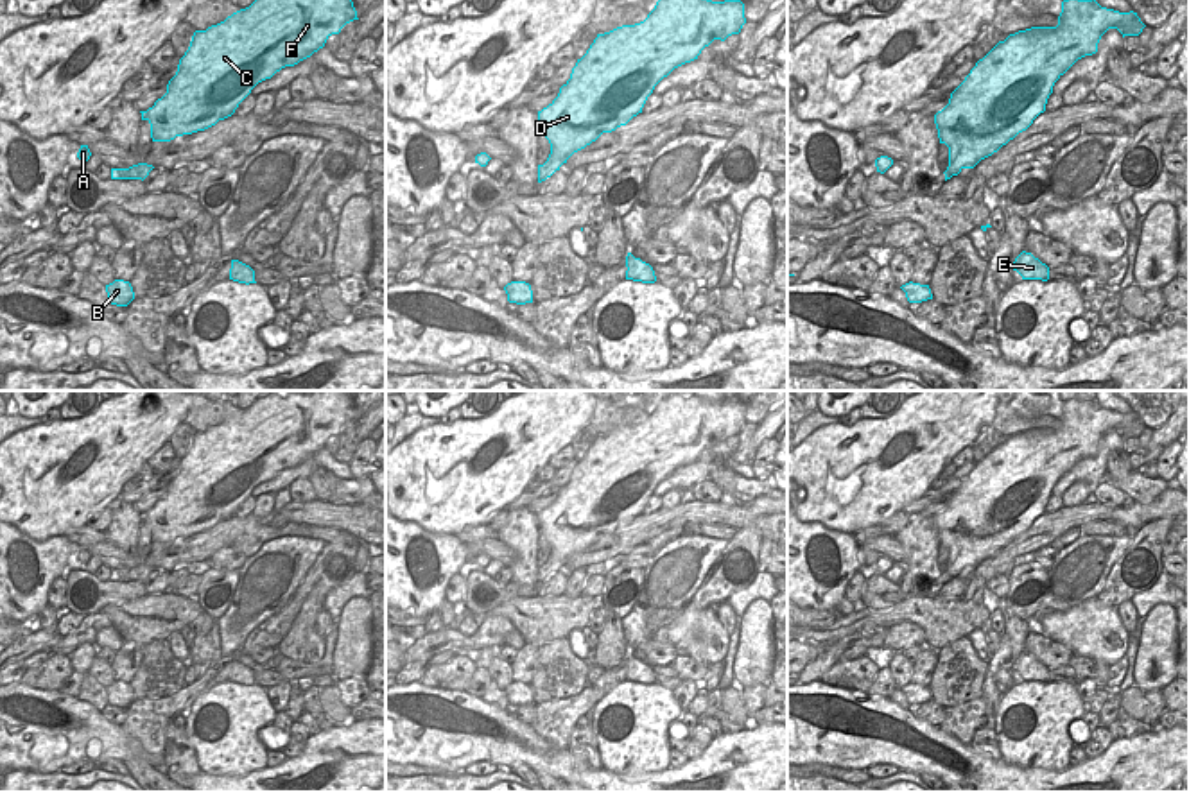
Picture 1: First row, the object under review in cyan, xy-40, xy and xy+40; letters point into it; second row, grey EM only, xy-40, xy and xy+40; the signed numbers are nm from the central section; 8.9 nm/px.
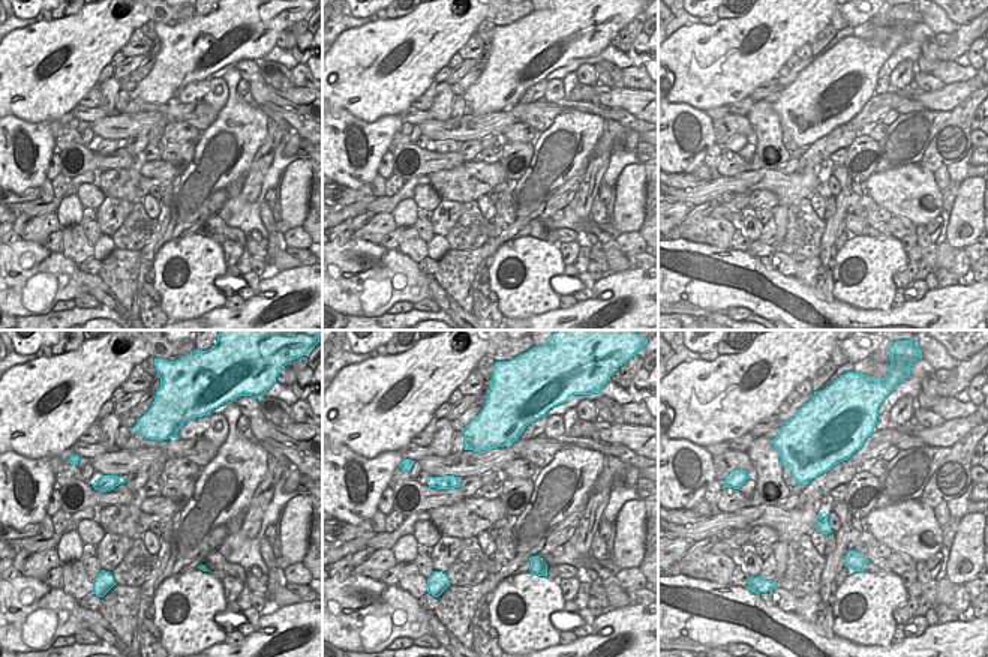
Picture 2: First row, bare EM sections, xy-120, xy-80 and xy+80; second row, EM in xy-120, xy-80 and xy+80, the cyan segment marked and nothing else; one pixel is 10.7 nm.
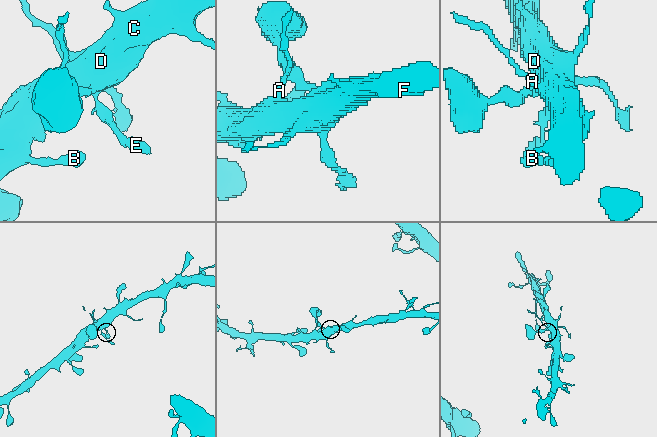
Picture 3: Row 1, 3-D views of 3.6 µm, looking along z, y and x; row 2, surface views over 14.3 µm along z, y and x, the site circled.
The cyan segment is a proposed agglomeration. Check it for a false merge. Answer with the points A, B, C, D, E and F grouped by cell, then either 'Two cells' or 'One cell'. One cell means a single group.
Groups: A B C D E F. One cell.

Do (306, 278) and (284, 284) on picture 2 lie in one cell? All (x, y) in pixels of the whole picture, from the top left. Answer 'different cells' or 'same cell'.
same cell

